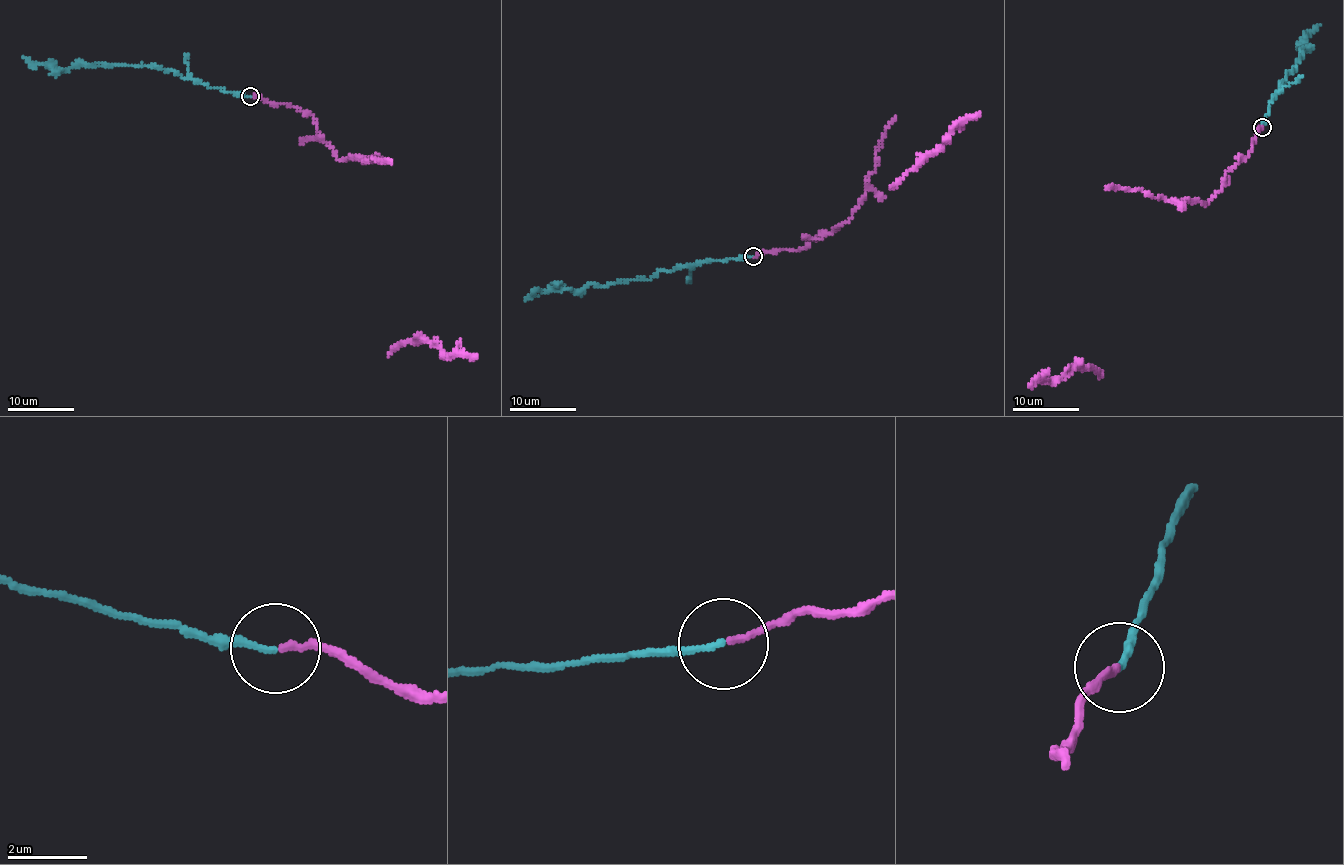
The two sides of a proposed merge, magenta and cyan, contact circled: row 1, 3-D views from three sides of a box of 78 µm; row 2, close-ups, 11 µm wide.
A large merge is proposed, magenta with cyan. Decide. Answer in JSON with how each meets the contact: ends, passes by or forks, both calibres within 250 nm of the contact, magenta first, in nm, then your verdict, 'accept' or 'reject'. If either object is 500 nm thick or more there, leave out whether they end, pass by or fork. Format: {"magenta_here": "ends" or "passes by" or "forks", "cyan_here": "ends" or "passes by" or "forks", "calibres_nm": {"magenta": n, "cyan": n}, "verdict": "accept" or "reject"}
{"magenta_here": "ends", "cyan_here": "ends", "calibres_nm": {"magenta": 160, "cyan": 160}, "verdict": "accept"}

